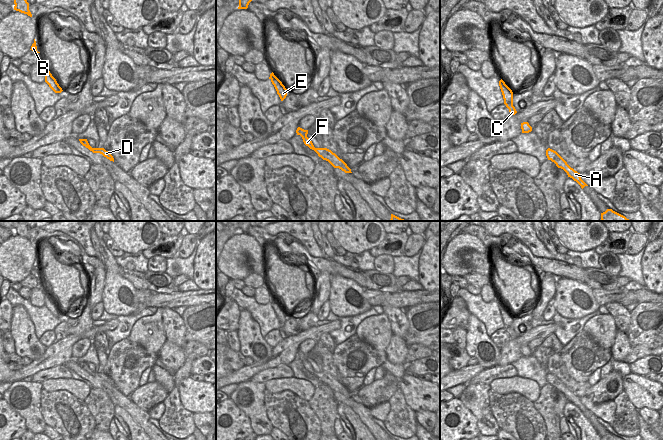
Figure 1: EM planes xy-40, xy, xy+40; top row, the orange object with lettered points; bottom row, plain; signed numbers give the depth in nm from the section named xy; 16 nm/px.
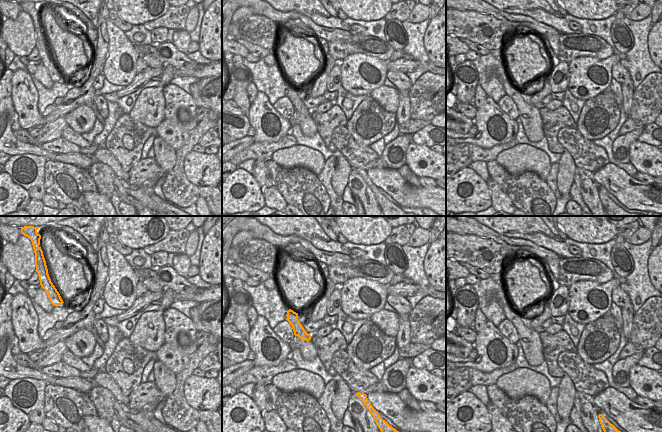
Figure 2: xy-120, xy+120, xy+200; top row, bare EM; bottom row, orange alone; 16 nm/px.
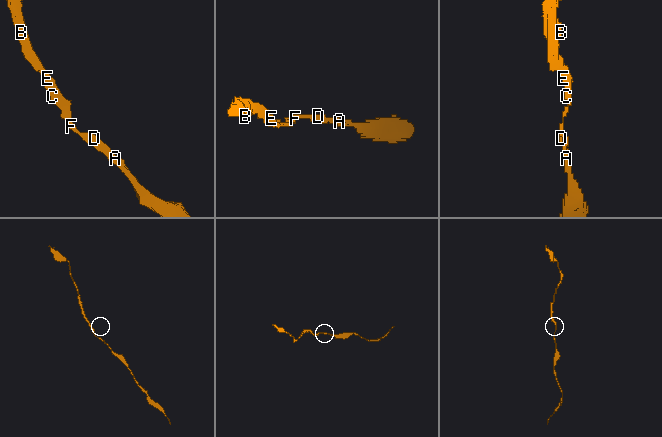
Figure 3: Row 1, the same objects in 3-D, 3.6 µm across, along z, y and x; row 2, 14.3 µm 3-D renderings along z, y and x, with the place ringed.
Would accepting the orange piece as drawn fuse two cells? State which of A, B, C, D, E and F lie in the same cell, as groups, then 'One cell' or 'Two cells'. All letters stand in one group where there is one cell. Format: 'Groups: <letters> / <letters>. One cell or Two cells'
Groups: A B C D E F. One cell.

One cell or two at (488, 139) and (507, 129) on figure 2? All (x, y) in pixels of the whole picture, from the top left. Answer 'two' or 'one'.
one

